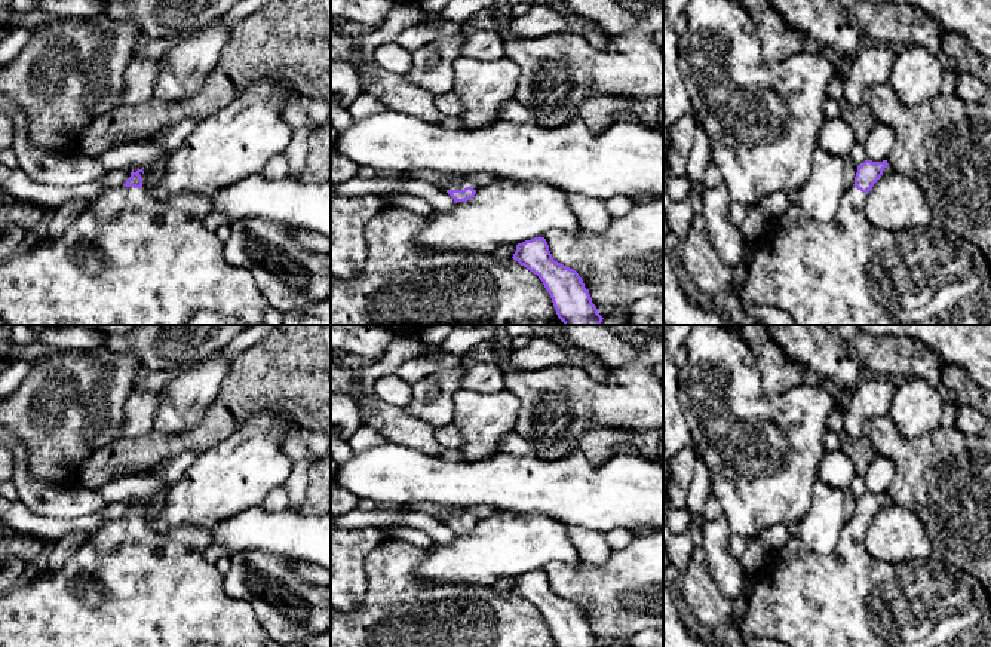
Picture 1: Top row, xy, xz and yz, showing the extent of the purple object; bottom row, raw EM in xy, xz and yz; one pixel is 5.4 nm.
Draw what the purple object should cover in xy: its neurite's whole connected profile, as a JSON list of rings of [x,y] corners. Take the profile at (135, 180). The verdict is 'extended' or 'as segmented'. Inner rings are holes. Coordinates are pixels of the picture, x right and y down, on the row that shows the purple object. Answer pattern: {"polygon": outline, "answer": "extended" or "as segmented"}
{"polygon": [[[135,166],[122,187],[105,190],[71,221],[61,237],[36,242],[0,263],[0,318],[6,325],[187,325],[197,312],[215,312],[246,324],[261,324],[269,303],[255,285],[254,275],[230,266],[224,258],[224,242],[215,231],[203,227],[203,218],[212,211],[208,199],[200,194],[180,194],[168,200],[156,200],[142,187],[141,172],[144,174],[139,166]]], "answer": "extended"}

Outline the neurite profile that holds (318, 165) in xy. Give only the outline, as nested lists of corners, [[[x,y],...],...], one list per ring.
[[[331,120],[325,128],[309,134],[307,159],[300,178],[303,183],[331,180]]]

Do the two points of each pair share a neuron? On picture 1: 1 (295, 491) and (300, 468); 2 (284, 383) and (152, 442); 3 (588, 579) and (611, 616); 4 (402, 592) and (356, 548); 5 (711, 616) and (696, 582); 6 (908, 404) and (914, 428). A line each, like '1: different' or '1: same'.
1: same
2: same
3: same
4: different
5: same
6: same

